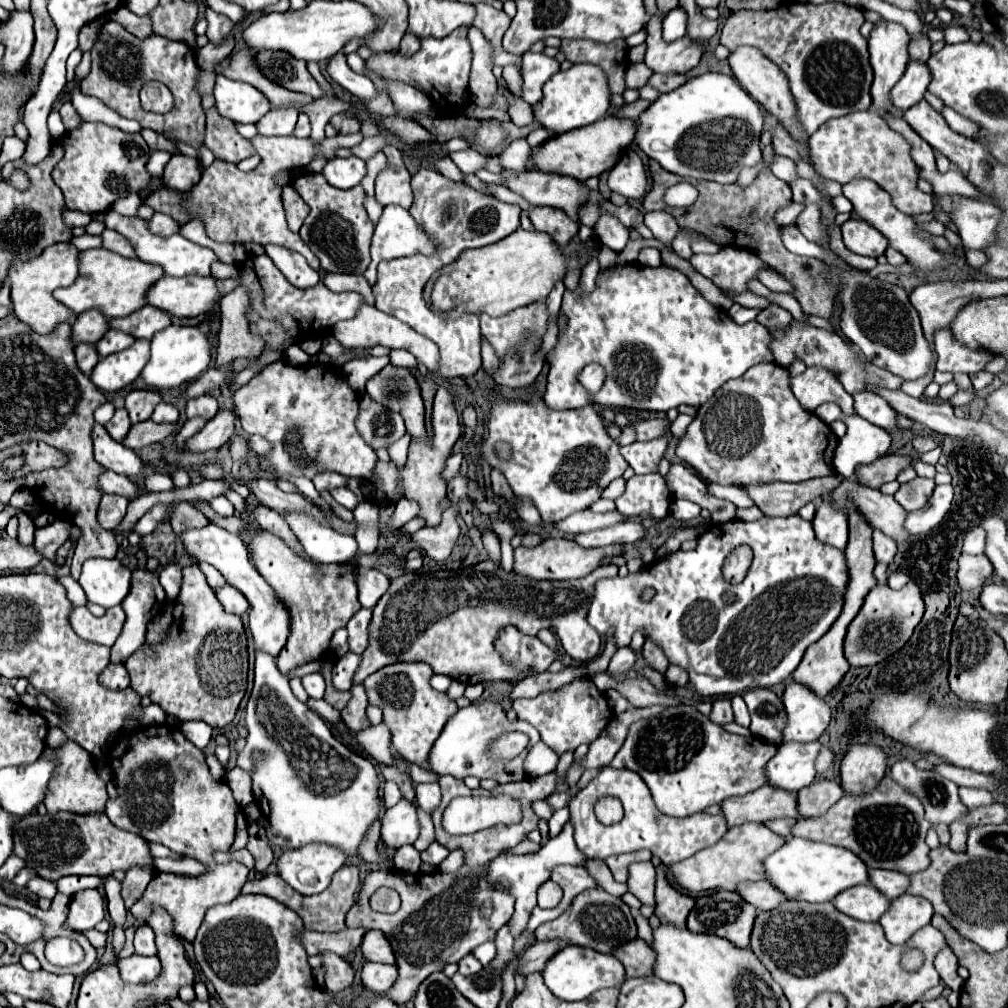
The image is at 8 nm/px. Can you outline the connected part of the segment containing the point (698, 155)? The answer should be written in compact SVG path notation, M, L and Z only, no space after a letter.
M706 72L672 92L660 94L636 120L634 144L672 174L734 184L742 168L762 158L762 122L764 110L736 78Z

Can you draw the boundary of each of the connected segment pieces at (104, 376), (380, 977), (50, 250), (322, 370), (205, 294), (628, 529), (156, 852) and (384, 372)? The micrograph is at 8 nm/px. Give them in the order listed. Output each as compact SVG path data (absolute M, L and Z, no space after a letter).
M136 338L130 348L102 358L94 366L90 380L96 384L96 388L104 392L118 392L140 376L148 360L148 352L150 352L150 340Z
M364 962L362 984L374 992L386 992L396 982L396 976L398 976L398 970L392 964Z
M68 242L48 246L40 256L30 258L26 262L14 260L12 268L8 270L8 282L12 288L12 304L16 318L38 334L48 334L56 324L64 320L68 322L74 320L74 314L64 304L54 300L52 292L56 288L70 286L76 280L76 276L78 276L78 250Z
M284 362L270 364L260 376L252 378L246 386L242 386L232 396L232 408L248 434L260 434L272 442L272 452L268 458L272 460L276 472L274 476L282 480L286 474L314 478L318 472L338 472L344 476L358 476L370 480L378 462L376 452L364 444L362 436L354 428L356 410L358 410L358 394L342 380L342 374L334 366L314 366L312 368L288 368Z
M162 276L146 292L146 304L178 318L200 316L212 310L218 300L220 294L212 276Z
M628 520L610 528L578 534L576 542L584 548L596 548L596 546L608 546L608 544L636 544L646 538L646 526L638 520Z
M150 844L150 850L152 850L154 858L174 858L174 860L182 860L184 858L184 856L176 854L176 852L170 852L166 846L160 846L160 844Z
M384 366L366 382L366 394L392 412L398 412L406 422L406 432L412 440L428 440L424 424L424 400L418 380L410 368Z

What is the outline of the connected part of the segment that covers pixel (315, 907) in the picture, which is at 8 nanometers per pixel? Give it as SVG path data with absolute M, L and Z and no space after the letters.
M344 864L344 868L340 868L334 874L330 886L324 892L314 894L314 896L302 896L292 886L288 886L278 874L268 874L264 878L254 878L254 880L248 880L242 886L242 894L266 894L266 896L272 896L272 898L280 900L282 904L292 908L304 920L304 926L308 930L316 930L316 932L338 932L338 930L344 930L346 928L344 918L346 918L348 910L354 906L358 890L360 890L360 878L358 878L358 868L354 864Z

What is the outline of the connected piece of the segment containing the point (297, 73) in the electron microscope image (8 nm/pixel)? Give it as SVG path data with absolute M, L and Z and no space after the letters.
M268 50L256 52L256 60L260 64L260 70L278 84L284 84L284 88L310 94L312 98L324 98L324 90L308 72L306 62L286 56L284 52L268 52Z

